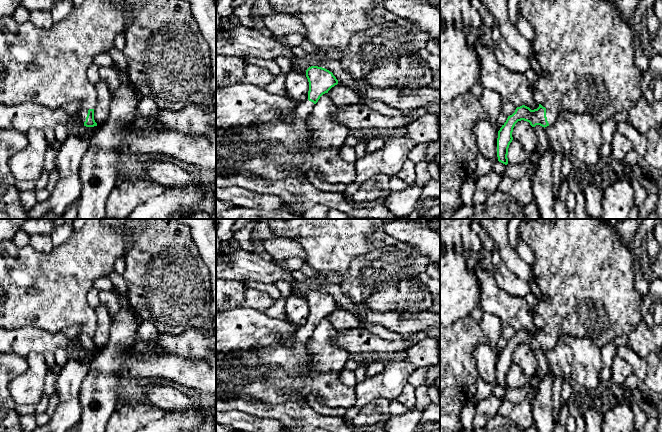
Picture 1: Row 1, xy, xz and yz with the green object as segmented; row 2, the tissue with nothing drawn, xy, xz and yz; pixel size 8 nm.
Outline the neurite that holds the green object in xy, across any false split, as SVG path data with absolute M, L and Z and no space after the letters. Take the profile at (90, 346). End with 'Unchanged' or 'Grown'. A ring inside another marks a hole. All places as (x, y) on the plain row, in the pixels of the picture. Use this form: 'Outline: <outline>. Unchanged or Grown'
Outline: M86 219L85 225L80 230L75 230L69 239L63 244L53 247L52 251L48 254L41 253L35 250L30 244L25 247L16 246L12 240L0 242L0 327L5 329L17 329L25 326L32 326L40 328L49 333L60 333L64 329L70 328L75 324L81 325L81 330L77 337L80 340L81 346L86 351L97 350L94 344L94 332L96 331L96 314L94 309L87 301L87 293L94 289L93 284L97 278L107 277L111 271L114 270L115 260L125 255L129 247L129 238L131 234L126 229L116 229L112 226L106 225L101 219Z. Grown

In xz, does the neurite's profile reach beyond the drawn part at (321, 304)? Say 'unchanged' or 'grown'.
grown

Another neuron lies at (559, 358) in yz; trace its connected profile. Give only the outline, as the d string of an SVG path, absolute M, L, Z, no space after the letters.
M559 341L554 348L545 351L546 361L550 368L550 373L566 379L572 372L571 348L562 341Z

